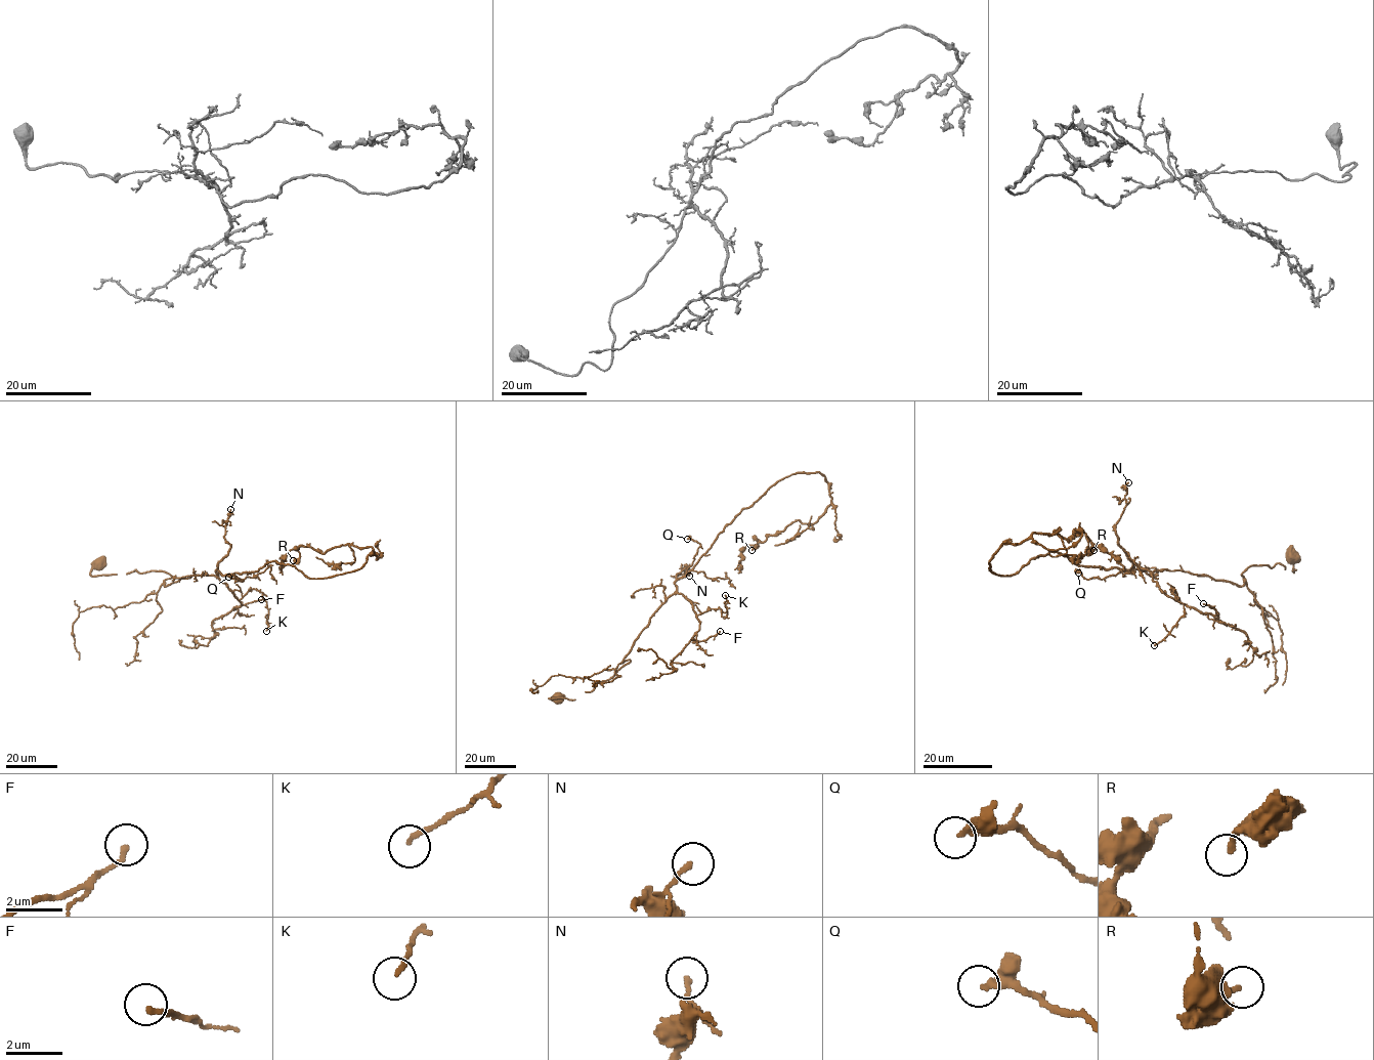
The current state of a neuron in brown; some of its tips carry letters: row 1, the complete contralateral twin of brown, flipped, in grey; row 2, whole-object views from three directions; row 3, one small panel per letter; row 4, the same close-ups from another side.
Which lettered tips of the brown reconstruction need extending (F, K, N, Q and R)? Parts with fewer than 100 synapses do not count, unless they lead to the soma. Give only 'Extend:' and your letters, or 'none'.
Extend: none

